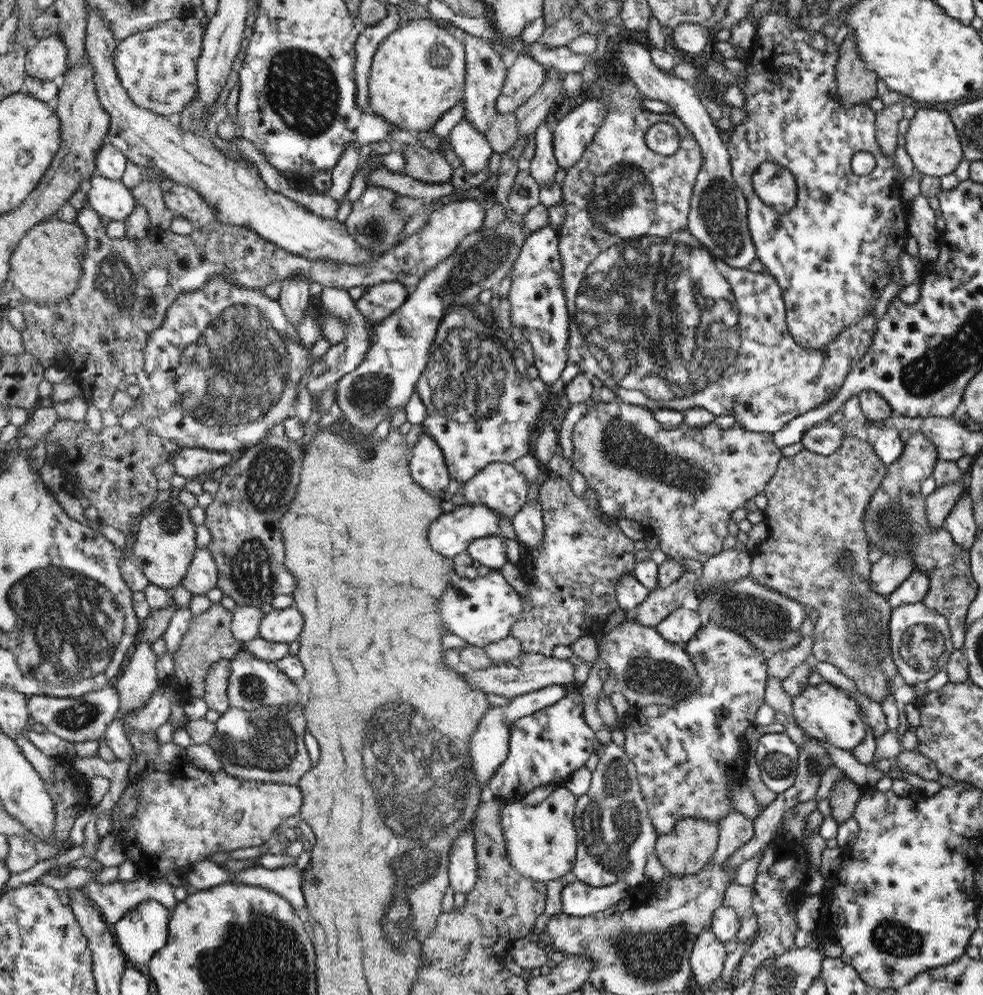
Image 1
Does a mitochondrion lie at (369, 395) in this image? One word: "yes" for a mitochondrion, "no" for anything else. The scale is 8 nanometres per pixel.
yes

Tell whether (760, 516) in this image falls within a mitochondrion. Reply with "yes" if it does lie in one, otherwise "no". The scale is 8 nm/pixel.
no

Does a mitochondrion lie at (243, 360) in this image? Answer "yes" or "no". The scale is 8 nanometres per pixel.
yes

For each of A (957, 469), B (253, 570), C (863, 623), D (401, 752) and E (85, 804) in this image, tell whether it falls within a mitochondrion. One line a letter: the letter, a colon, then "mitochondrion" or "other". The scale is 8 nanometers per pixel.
A: other
B: mitochondrion
C: mitochondrion
D: mitochondrion
E: other

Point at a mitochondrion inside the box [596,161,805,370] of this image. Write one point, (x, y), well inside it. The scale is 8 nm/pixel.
(719, 217)

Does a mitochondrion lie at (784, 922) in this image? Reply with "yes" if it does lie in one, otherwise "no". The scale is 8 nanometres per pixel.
no

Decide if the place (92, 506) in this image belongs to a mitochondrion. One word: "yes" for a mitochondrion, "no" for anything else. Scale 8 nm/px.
no

